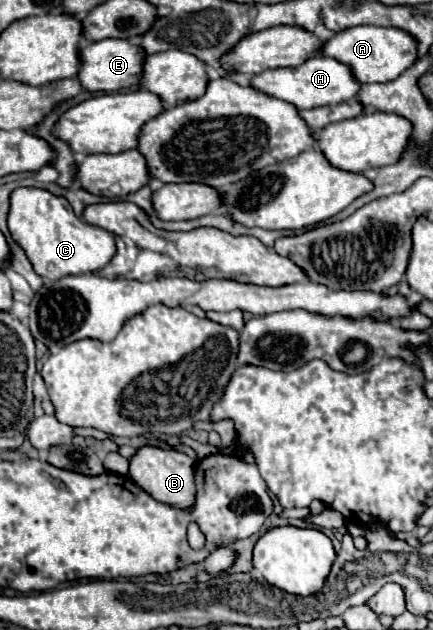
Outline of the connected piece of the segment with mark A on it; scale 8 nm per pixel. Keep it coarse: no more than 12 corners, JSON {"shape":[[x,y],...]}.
{"shape":[[353,26],[321,54],[357,82],[391,82],[417,60],[399,28]]}

